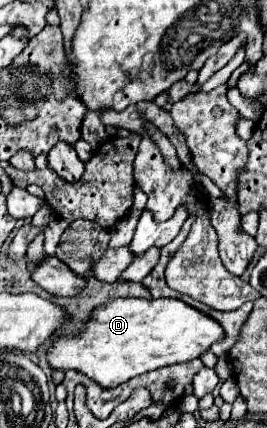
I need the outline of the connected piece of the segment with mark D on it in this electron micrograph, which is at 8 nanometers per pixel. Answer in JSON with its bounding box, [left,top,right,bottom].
[47,297,225,389]

